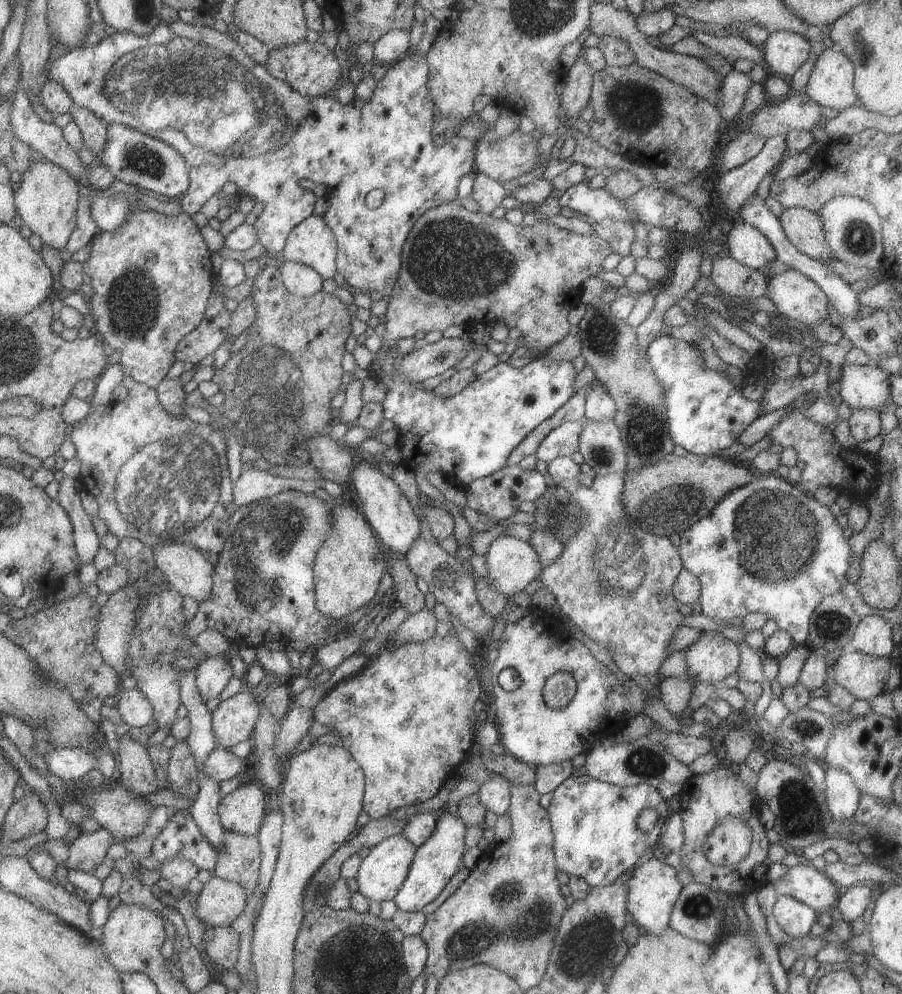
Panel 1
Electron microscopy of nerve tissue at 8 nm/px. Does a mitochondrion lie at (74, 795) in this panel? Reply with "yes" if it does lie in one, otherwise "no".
no

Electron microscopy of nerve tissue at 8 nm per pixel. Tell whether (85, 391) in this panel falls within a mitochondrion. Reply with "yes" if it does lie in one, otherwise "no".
no

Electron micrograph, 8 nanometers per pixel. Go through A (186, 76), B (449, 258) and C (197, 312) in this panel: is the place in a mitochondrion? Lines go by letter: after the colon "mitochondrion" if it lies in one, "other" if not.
A: mitochondrion
B: mitochondrion
C: other

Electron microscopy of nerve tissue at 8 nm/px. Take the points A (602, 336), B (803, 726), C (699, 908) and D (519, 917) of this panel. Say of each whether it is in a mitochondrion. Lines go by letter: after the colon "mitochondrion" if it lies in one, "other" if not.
A: mitochondrion
B: mitochondrion
C: mitochondrion
D: mitochondrion

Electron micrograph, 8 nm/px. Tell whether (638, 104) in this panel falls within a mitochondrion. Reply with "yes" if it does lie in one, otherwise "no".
yes

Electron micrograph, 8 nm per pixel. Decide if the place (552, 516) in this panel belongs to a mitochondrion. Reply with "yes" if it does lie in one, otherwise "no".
yes

